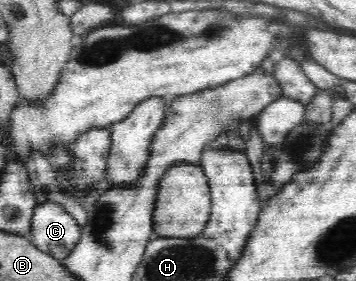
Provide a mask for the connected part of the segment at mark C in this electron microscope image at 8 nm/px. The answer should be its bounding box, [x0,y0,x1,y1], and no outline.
[31,202,82,259]

